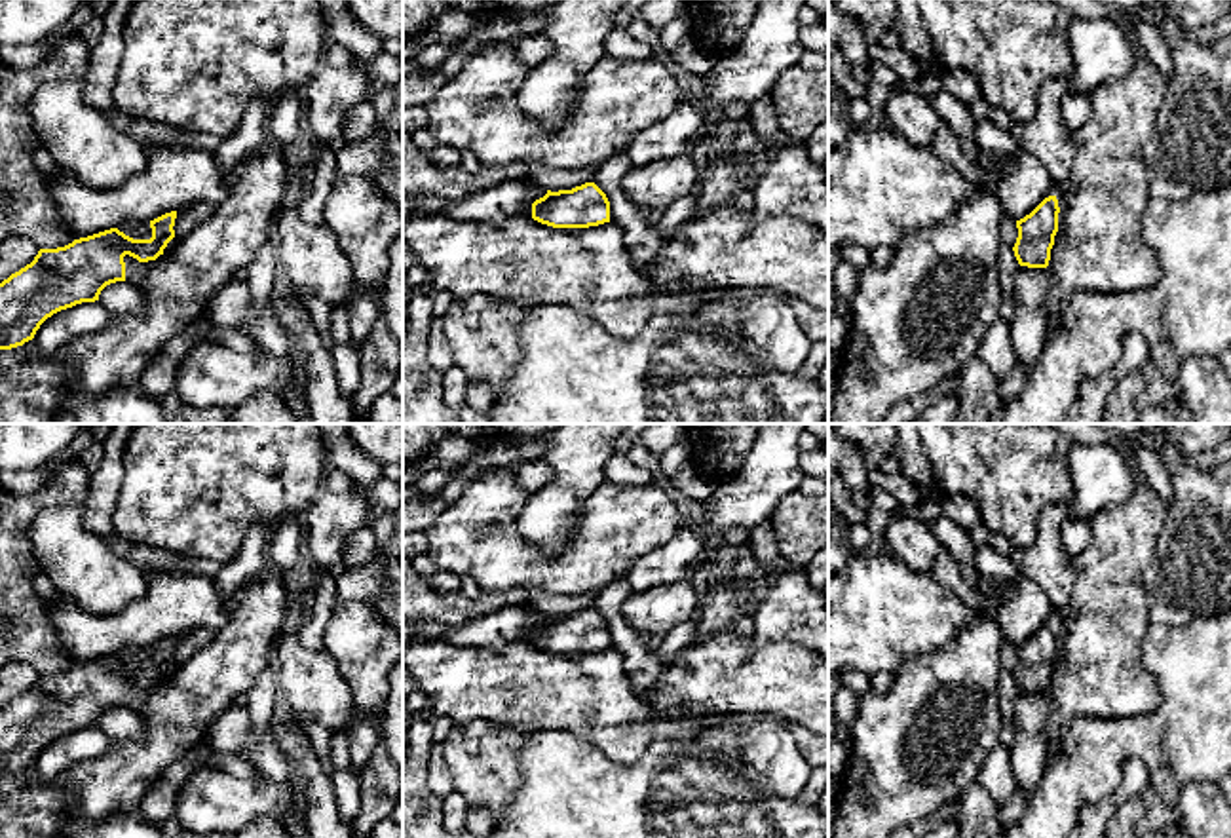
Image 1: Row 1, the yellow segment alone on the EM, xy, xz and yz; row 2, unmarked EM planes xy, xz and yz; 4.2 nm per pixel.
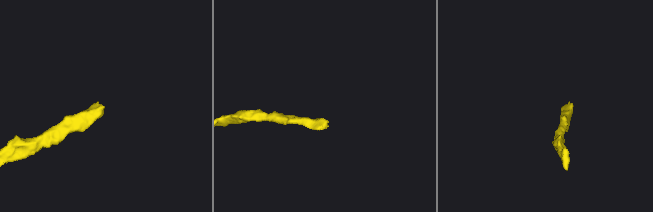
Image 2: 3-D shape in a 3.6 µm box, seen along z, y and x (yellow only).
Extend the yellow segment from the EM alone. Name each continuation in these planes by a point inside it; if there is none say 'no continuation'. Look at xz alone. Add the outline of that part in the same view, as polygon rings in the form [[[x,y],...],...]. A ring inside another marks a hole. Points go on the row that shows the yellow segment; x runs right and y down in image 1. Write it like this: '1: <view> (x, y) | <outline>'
no continuation

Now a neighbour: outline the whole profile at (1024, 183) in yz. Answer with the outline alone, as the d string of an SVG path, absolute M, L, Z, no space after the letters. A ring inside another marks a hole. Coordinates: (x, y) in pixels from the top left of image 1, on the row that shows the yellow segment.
M1024 150L1007 156L1005 171L994 192L1005 217L1020 220L1045 198L1054 196L1058 181Z

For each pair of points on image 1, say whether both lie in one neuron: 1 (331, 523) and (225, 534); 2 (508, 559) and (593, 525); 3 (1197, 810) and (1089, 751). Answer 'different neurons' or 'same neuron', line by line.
1: different neurons
2: same neuron
3: different neurons

